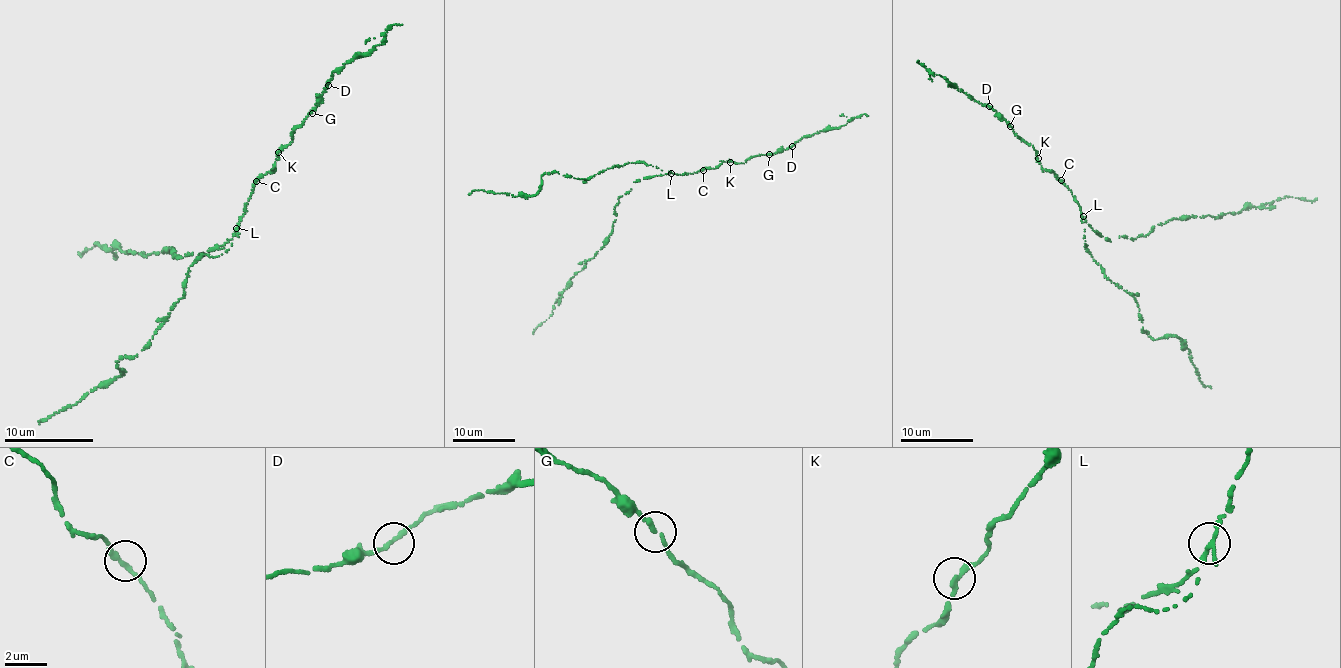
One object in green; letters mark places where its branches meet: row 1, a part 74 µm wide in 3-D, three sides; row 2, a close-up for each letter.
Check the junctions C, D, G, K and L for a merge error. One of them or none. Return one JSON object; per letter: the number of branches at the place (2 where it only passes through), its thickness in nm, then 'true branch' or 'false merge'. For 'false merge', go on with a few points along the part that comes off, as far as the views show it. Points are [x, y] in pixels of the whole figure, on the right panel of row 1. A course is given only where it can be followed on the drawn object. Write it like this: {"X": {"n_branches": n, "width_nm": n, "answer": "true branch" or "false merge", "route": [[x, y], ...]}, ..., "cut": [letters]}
{"C": {"n_branches": 2, "width_nm": 240, "answer": "true branch"}, "D": {"n_branches": 2, "width_nm": 240, "answer": "true branch"}, "G": {"n_branches": 2, "width_nm": 240, "answer": "true branch"}, "K": {"n_branches": 2, "width_nm": 240, "answer": "true branch"}, "L": {"n_branches": 2, "width_nm": 240, "answer": "false merge", "route": [[1082, 216], [1111, 241], [1121, 236], [1132, 240], [1158, 224], [1209, 215], [1217, 218], [1287, 196], [1317, 198]]}, "cut": ["L"]}

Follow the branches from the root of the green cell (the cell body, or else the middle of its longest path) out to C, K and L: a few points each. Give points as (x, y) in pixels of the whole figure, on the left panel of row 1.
C: (223, 245), (232, 239), (256, 181)
K: (223, 245), (232, 239), (257, 180), (272, 171), (278, 152)
L: (223, 245), (232, 239), (236, 228)

